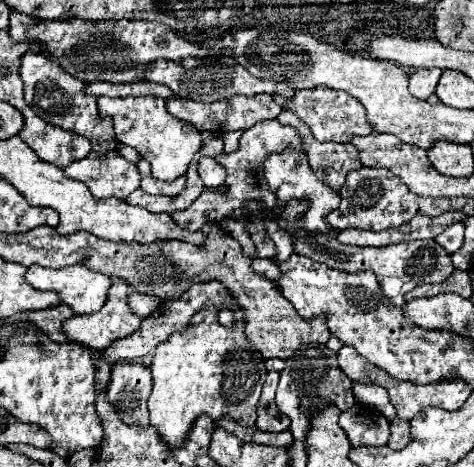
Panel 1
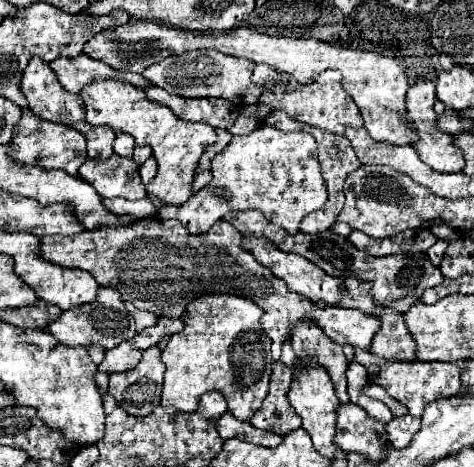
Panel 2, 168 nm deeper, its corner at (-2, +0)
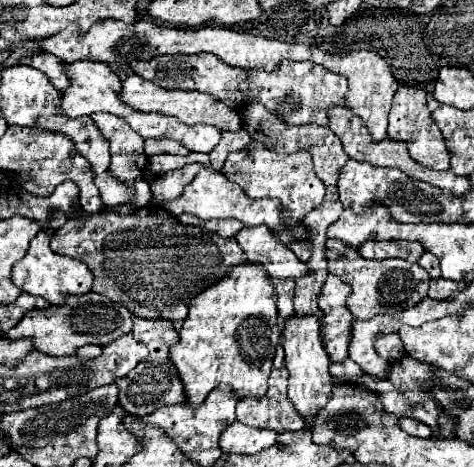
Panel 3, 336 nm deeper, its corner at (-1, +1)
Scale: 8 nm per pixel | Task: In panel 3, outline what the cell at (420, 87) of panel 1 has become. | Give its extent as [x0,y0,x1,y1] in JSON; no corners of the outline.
[387,86,449,170]

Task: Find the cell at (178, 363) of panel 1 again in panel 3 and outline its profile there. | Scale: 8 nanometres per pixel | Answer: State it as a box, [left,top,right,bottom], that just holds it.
[169,262,281,406]

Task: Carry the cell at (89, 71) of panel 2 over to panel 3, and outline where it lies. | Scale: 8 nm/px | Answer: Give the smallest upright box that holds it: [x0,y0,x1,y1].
[23,52,69,90]

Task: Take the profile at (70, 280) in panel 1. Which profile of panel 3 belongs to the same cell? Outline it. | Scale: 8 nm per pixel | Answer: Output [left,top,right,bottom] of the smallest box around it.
[13,230,93,306]

